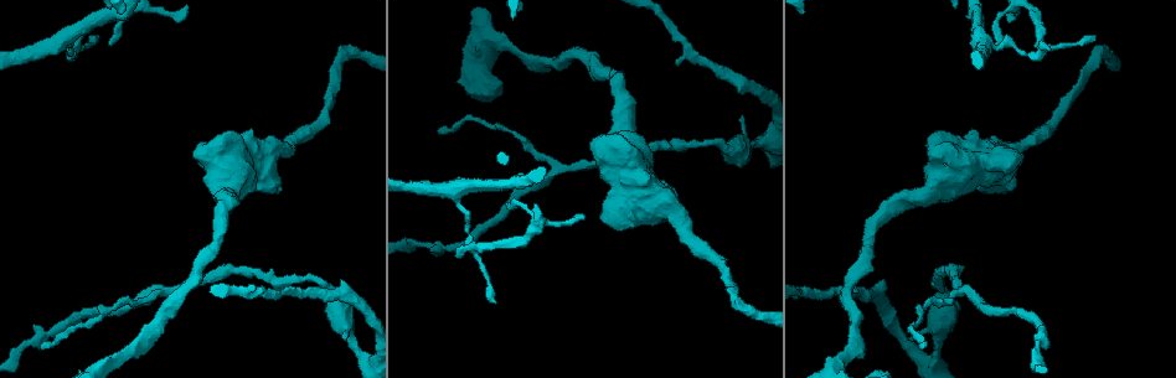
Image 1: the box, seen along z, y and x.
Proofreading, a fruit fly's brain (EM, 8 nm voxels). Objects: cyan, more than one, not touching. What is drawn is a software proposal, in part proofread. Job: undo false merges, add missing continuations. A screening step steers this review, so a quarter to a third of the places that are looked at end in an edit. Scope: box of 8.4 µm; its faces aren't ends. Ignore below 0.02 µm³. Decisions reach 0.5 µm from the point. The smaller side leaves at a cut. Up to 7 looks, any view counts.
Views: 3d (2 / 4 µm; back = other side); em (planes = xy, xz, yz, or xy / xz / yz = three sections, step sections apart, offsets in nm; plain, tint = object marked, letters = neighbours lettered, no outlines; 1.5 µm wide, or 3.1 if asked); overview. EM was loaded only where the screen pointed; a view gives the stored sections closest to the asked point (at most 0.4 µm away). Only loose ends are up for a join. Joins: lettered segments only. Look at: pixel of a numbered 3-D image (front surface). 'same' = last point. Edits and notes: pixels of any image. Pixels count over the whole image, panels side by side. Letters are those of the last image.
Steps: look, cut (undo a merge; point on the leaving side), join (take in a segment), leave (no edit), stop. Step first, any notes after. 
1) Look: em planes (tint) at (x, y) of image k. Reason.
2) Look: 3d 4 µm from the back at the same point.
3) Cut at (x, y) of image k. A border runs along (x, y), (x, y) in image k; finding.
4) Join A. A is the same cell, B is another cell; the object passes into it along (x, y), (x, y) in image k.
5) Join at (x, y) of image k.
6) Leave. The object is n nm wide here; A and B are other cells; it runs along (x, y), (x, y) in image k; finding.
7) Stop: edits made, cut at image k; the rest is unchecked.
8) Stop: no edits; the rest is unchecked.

Look: em planes (plain) at (925, 346) of image 1. Tapers out.

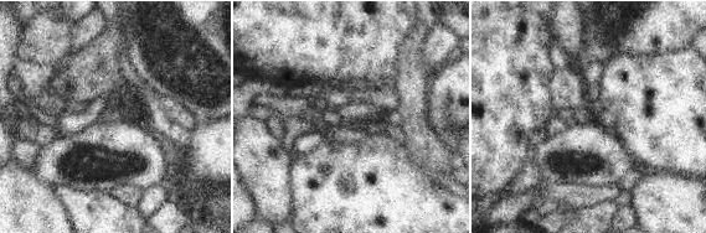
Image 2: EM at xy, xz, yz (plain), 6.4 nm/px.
Look: em planes (letters) at the same point. What lies round it.

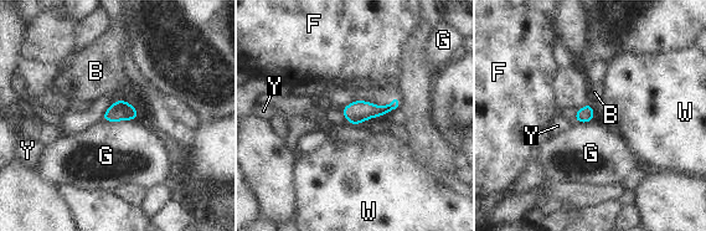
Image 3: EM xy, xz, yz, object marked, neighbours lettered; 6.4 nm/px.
Leave. B, F, G, W and Y are other cells; a border runs along (138, 117), (113, 122), (102, 119) in image 3; no lettered segment goes on from it.

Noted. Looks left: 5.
Look: em yz step 4 (tint) at (1032, 55) of image 1. Abrupt turn.

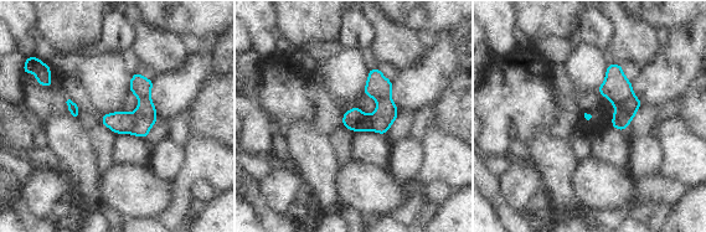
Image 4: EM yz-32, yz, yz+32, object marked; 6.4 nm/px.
Look: em planes (letters) at the same point.

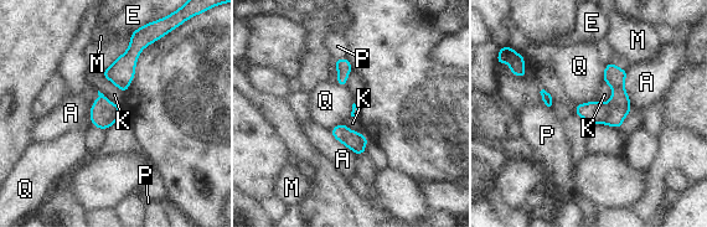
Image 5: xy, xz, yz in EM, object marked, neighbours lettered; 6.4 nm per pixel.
Cut at (614, 76) of image 5. The longest contact is with A, 260 nm; A, E, K, M, P and Q are other cells; two neurons meet here.

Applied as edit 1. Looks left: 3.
Stop: edits made, cut at image 5; the rest is unchecked.

